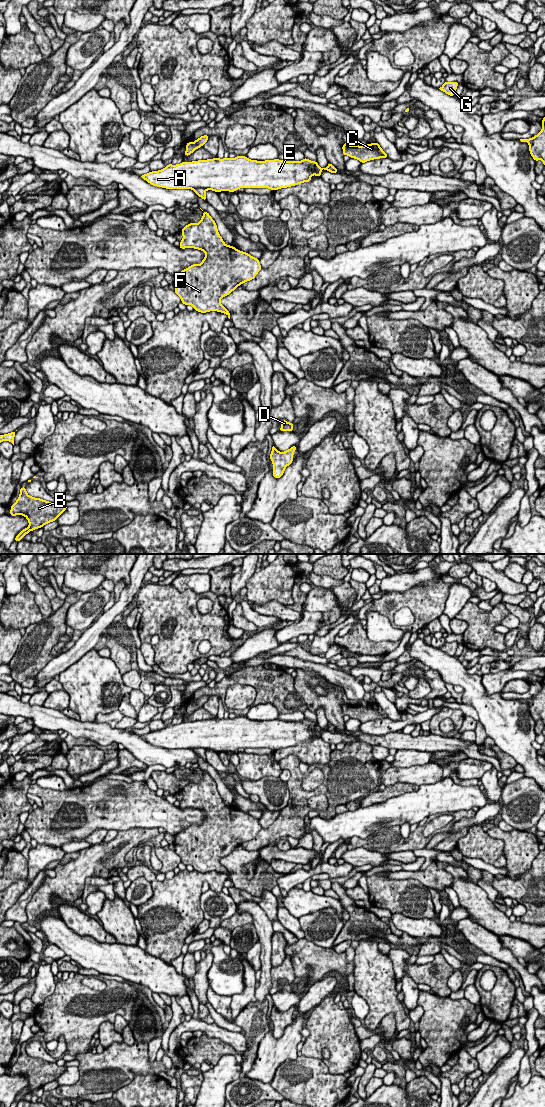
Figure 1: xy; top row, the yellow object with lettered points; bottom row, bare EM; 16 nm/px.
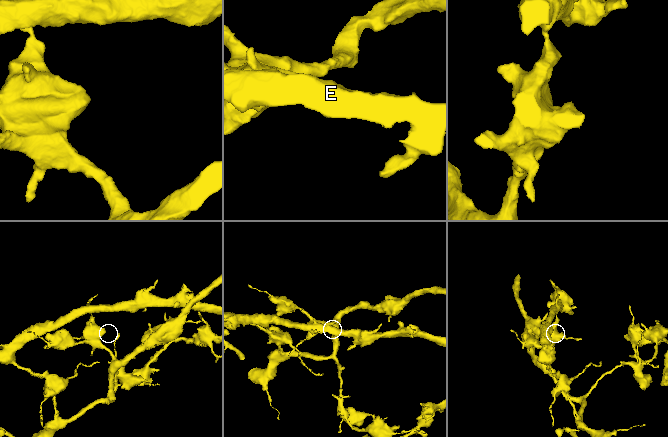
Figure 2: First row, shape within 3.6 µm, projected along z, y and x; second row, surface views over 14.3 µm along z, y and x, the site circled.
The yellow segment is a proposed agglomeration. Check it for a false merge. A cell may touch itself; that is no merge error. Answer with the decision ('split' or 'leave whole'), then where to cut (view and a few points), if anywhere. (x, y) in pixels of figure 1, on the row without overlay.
split; cut xy (193, 748), (206, 749)

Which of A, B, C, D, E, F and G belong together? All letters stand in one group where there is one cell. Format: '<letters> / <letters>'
A B C E G / D F

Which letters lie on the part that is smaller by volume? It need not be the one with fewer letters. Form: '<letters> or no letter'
D, F

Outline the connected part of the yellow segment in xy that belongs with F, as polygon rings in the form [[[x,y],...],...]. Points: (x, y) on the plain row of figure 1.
[[[203,771],[203,777],[199,783],[189,783],[181,792],[183,795],[179,805],[181,809],[199,809],[204,811],[206,816],[200,825],[192,824],[175,835],[173,843],[175,853],[181,858],[183,864],[192,865],[198,872],[217,871],[225,873],[230,879],[229,871],[220,863],[220,860],[242,843],[255,838],[262,829],[259,819],[232,805],[226,805],[217,790],[217,784],[208,772]]]

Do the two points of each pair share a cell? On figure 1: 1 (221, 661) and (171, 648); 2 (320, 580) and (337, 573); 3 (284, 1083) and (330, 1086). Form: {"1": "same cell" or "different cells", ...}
{"1": "different cells", "2": "different cells", "3": "same cell"}

